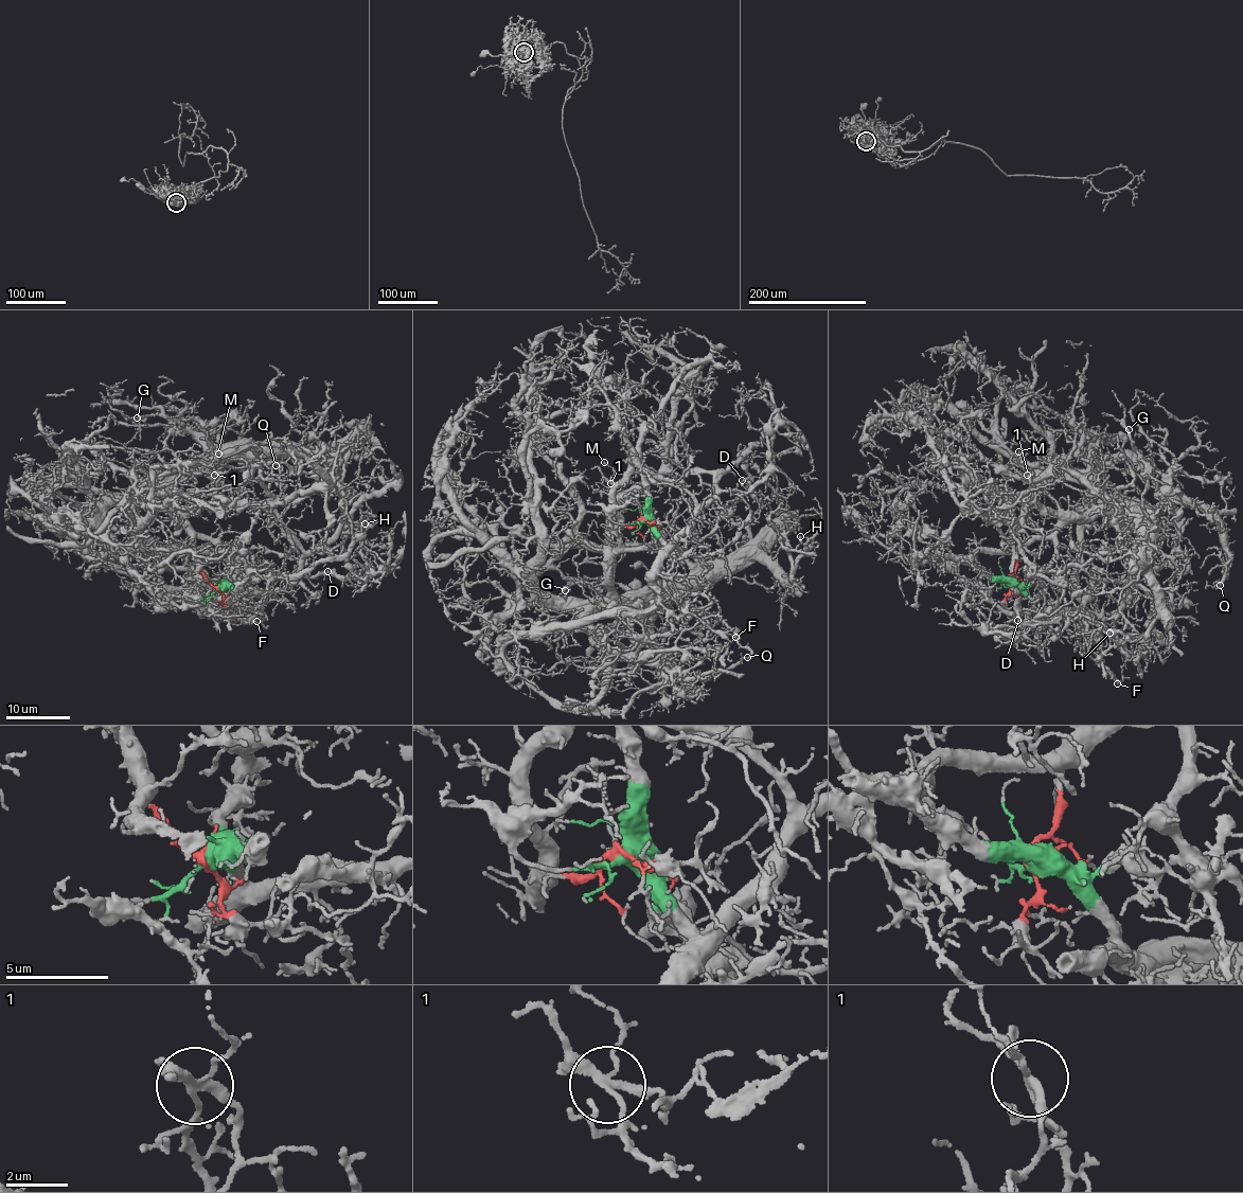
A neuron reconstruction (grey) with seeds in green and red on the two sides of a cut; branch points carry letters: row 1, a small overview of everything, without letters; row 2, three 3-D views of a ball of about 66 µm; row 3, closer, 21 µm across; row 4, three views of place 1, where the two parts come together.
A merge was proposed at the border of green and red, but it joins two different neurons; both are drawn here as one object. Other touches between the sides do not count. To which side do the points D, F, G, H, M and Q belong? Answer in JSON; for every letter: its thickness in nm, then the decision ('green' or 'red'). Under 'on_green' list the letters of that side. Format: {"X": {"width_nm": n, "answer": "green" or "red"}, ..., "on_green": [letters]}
{"D": {"width_nm": 140, "answer": "green"}, "F": {"width_nm": 120, "answer": "green"}, "G": {"width_nm": 80, "answer": "red"}, "H": {"width_nm": 120, "answer": "red"}, "M": {"width_nm": 120, "answer": "red"}, "Q": {"width_nm": 110, "answer": "red"}, "on_green": ["D", "F"]}

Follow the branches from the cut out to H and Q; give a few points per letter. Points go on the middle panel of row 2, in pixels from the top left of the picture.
H: (642, 519), (619, 532), (611, 590), (619, 597), (745, 568), (755, 559), (791, 583), (804, 546), (800, 536)
Q: (642, 519), (619, 532), (611, 590), (650, 606), (654, 644), (694, 679), (718, 674), (747, 656)

